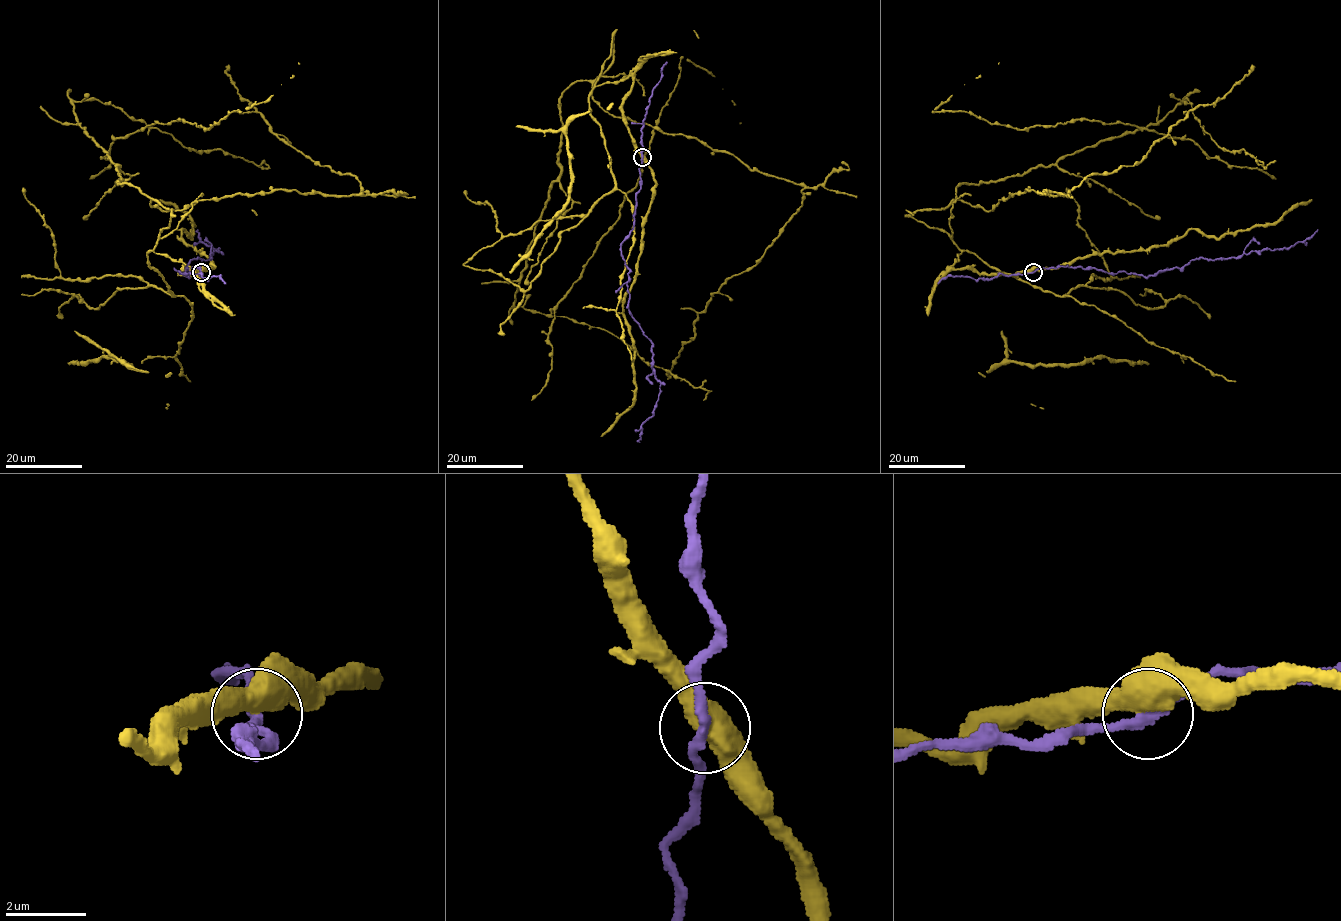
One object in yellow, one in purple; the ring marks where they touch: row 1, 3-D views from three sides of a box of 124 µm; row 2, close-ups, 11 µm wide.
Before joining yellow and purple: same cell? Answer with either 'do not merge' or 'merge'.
do not merge

